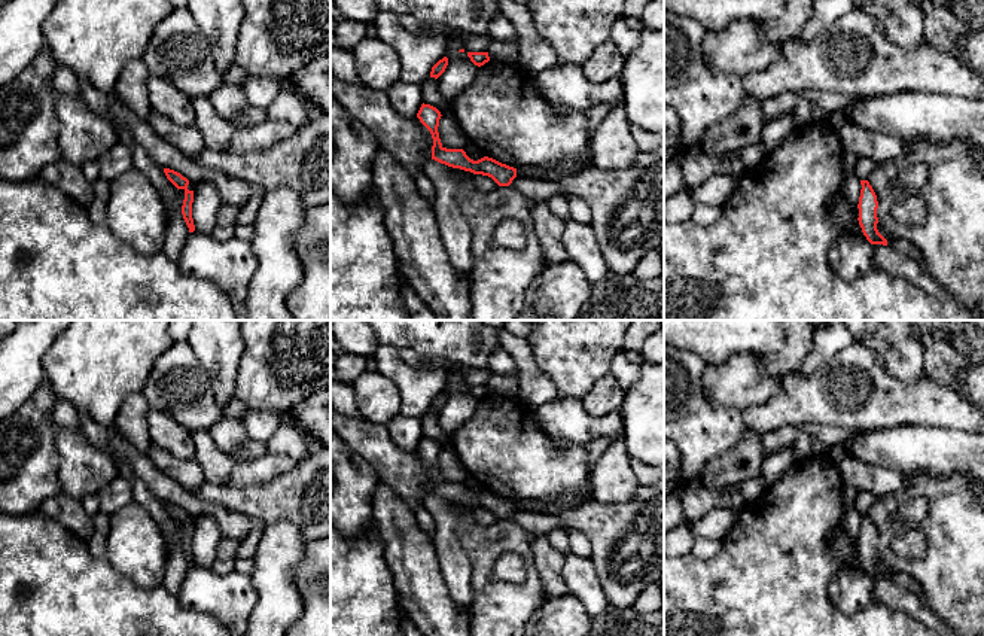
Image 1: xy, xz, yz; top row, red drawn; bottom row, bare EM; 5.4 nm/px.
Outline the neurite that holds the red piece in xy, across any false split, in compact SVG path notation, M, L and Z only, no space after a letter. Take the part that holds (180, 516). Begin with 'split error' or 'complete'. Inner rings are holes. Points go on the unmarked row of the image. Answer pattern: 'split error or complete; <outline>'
complete; M164 502L167 512L177 521L185 524L185 533L182 539L183 553L189 562L189 566L195 565L194 553L192 553L192 536L194 536L194 524L188 523L189 514L183 511L180 506Z

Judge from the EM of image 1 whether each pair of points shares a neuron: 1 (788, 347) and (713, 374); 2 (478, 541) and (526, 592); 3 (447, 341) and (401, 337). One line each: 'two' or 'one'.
1: two
2: one
3: one

